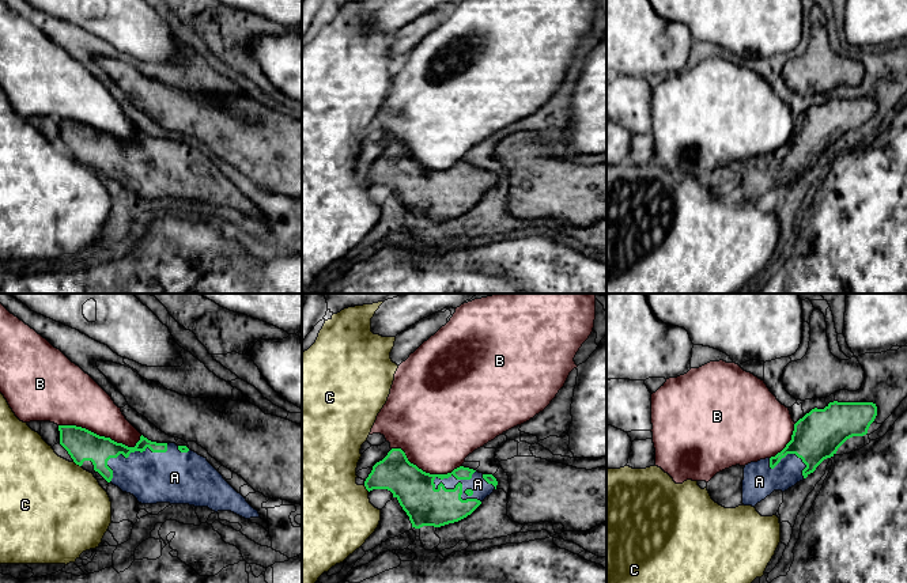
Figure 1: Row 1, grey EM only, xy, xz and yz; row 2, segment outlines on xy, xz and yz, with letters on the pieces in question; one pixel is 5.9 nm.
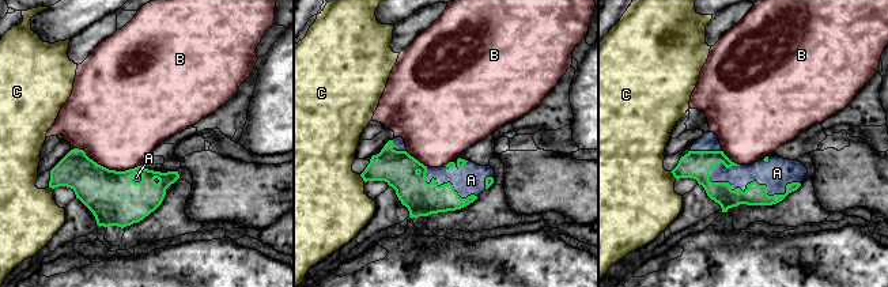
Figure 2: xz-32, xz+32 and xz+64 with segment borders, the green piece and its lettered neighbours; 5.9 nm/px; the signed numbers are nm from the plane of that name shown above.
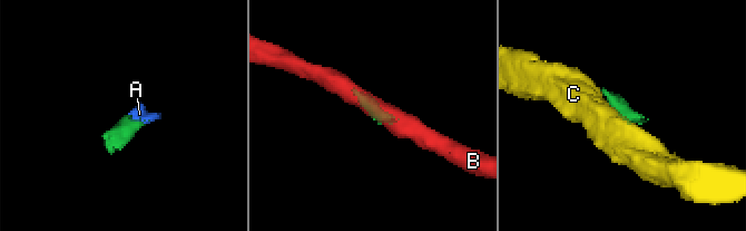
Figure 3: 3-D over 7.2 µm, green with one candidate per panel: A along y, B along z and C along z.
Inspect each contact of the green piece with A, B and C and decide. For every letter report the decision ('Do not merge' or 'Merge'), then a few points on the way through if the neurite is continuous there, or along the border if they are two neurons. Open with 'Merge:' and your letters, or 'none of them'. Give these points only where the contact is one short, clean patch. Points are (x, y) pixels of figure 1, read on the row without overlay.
Merge: A
A: Merge
B: Do not merge
C: Do not merge

